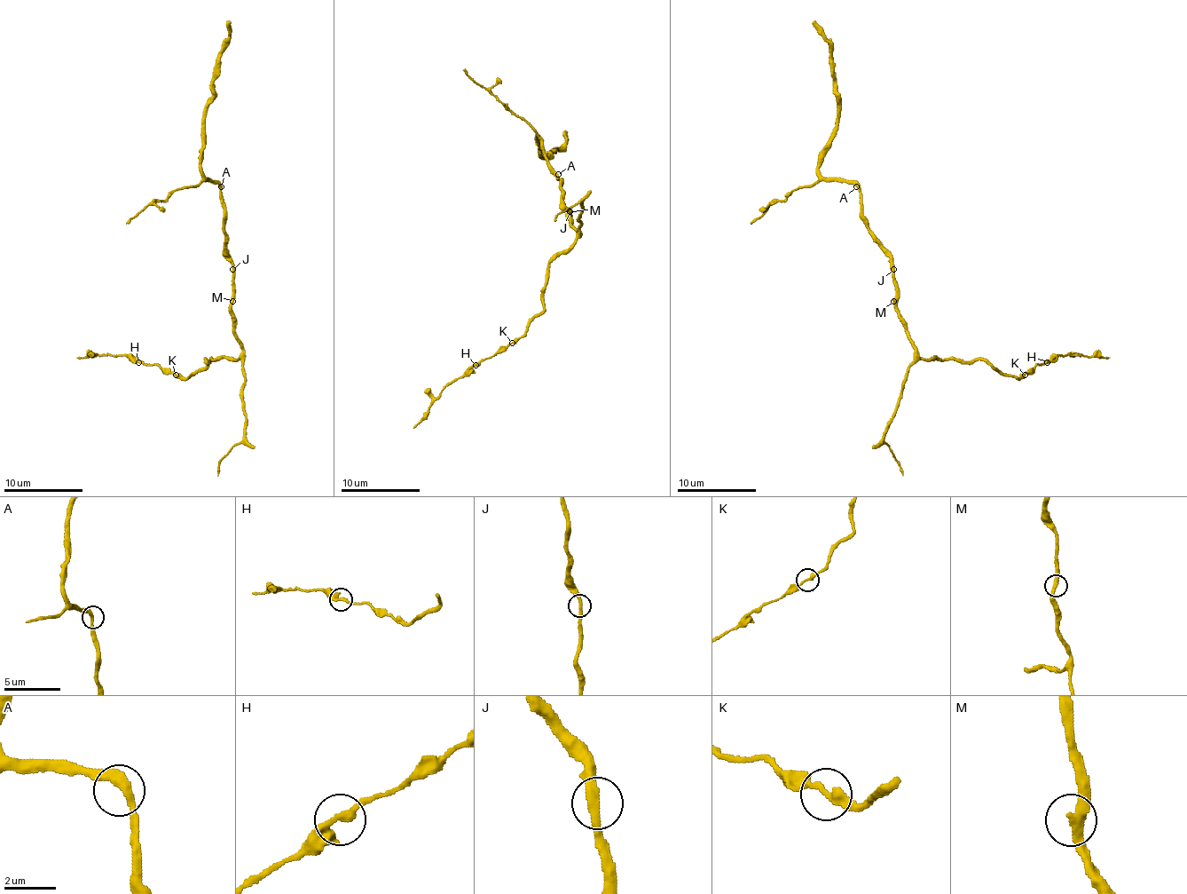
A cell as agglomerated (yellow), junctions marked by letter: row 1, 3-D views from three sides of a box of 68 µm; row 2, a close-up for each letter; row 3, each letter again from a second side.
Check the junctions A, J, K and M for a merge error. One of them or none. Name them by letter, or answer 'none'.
none

